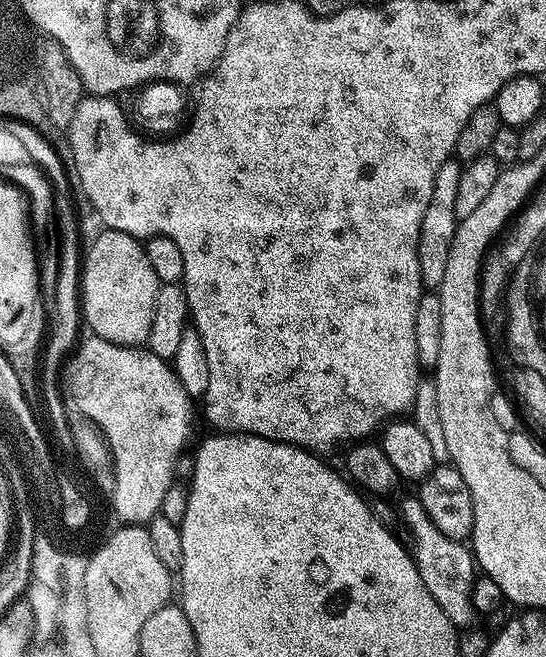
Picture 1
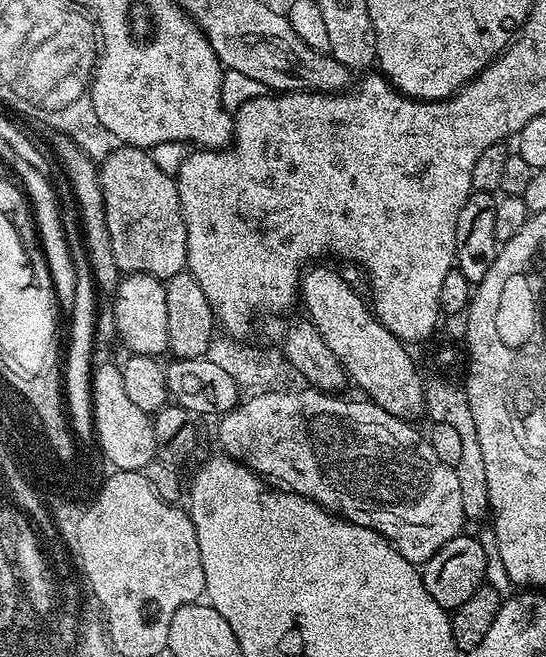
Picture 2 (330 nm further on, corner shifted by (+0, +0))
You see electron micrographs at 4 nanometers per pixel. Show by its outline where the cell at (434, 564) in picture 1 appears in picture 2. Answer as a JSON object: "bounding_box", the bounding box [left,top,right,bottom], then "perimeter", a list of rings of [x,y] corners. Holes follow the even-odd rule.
{"bounding_box":[216,386,466,566],"perimeter":[[[304,386],[301,392],[292,392],[293,390],[283,390],[280,392],[258,394],[256,397],[250,397],[240,402],[236,408],[221,415],[218,422],[220,425],[216,428],[216,436],[220,439],[223,455],[231,456],[233,460],[240,461],[241,464],[252,469],[253,472],[267,478],[272,482],[279,482],[287,491],[297,492],[300,496],[307,496],[316,504],[320,504],[327,512],[335,512],[344,520],[349,520],[352,524],[366,526],[385,536],[394,547],[410,563],[420,566],[425,560],[428,560],[450,538],[461,535],[465,531],[466,519],[462,510],[461,488],[458,487],[458,477],[453,465],[446,462],[438,462],[438,454],[434,454],[434,446],[430,446],[427,435],[423,431],[419,432],[416,426],[413,426],[407,420],[394,418],[392,414],[386,414],[382,406],[372,403],[367,398],[360,400],[340,400],[339,395],[328,392],[318,392],[311,386]]]}

